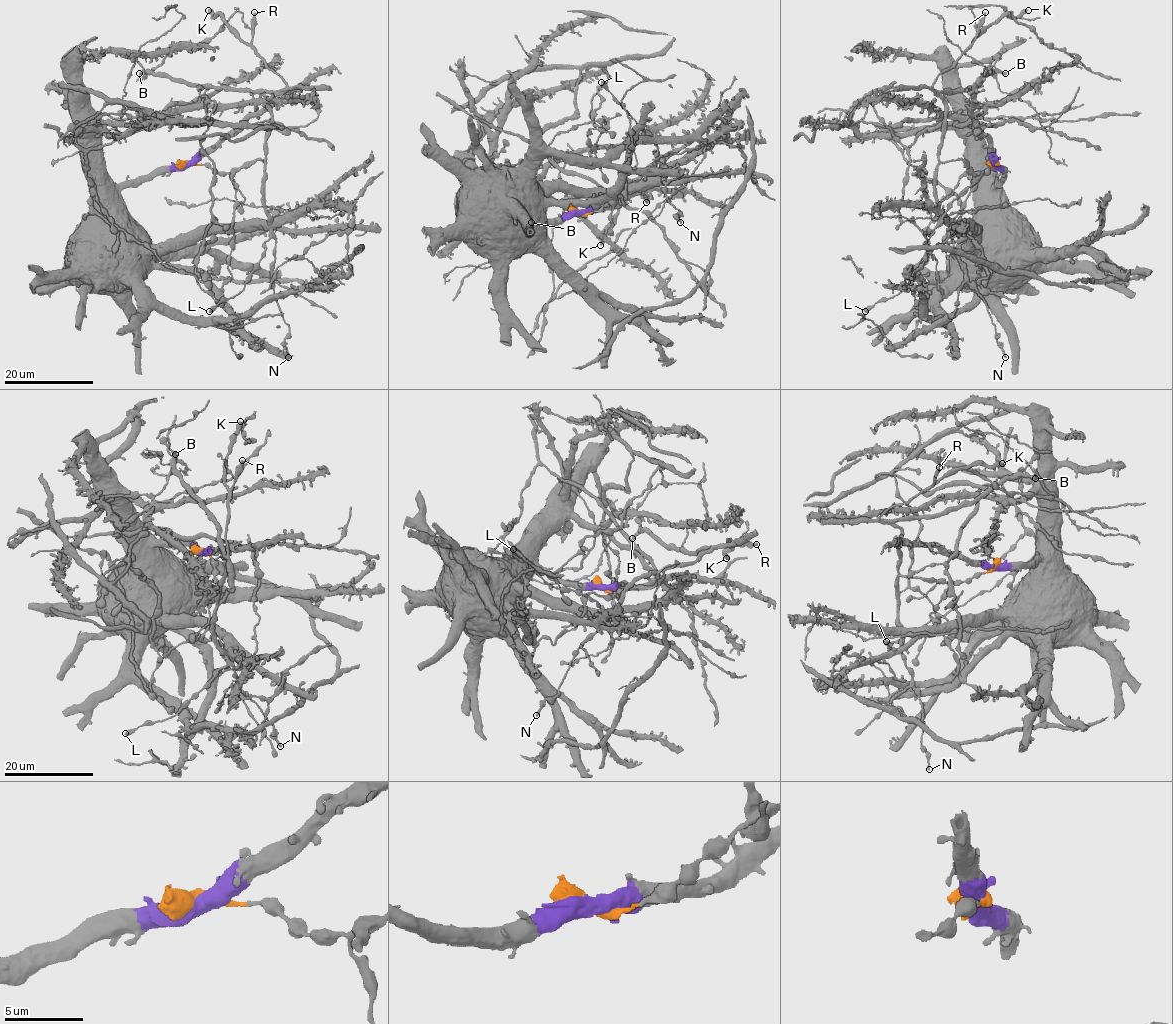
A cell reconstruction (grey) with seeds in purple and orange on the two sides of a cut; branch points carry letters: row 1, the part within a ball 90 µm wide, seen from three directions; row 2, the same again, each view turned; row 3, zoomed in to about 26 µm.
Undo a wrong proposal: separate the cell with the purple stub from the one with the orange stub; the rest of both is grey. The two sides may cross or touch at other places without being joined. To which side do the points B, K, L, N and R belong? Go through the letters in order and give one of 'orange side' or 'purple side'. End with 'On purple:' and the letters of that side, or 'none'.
B: orange side
K: orange side
L: orange side
N: orange side
R: orange side
On purple: none

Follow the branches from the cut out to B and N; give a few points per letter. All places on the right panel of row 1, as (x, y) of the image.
B: (995, 165), (973, 172), (960, 159), (940, 161), (946, 100), (940, 95), (978, 85), (995, 71), (1006, 73)
N: (995, 165), (973, 172), (960, 159), (945, 161), (935, 186), (952, 251), (987, 307), (1006, 357)

